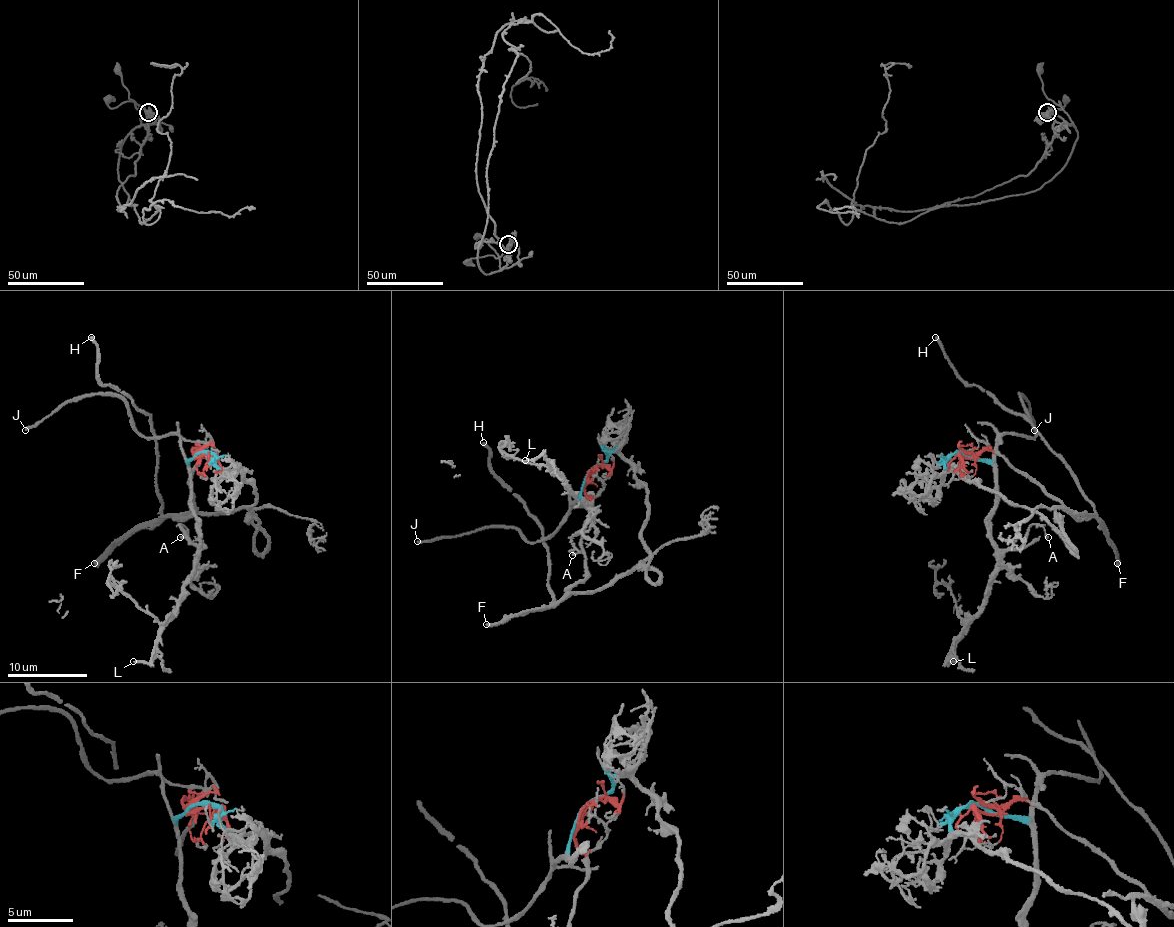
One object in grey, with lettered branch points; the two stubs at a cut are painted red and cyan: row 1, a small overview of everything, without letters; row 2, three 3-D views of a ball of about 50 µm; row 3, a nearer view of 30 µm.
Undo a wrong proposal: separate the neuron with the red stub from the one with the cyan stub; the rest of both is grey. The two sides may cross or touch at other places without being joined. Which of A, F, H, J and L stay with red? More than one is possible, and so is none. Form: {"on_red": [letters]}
{"on_red": ["F", "H"]}

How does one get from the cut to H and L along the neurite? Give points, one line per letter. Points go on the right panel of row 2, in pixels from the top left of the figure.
H: (963, 452), (993, 450), (1080, 518), (1096, 512), (1072, 470), (1042, 436), (1024, 418), (967, 383), (935, 337)
L: (963, 452), (993, 466), (991, 536), (997, 565), (981, 611), (967, 625), (949, 663), (953, 661)

